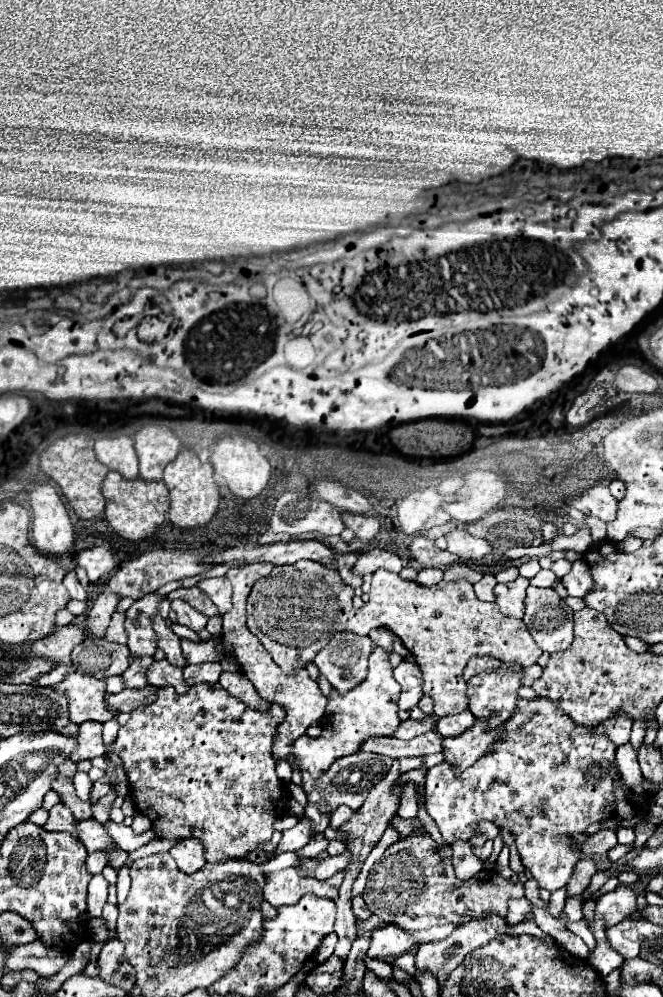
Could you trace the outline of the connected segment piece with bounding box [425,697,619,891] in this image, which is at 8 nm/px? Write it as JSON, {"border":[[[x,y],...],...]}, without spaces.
{"border":[[[519,699],[511,719],[503,723],[501,739],[495,739],[493,749],[483,755],[465,775],[455,777],[453,767],[441,763],[427,771],[425,797],[427,797],[427,813],[439,827],[445,843],[455,843],[459,839],[469,839],[477,827],[477,821],[491,821],[499,829],[511,831],[515,835],[517,851],[521,855],[523,865],[531,871],[533,879],[541,889],[555,891],[565,887],[571,877],[575,863],[581,859],[581,853],[575,853],[571,845],[573,833],[585,831],[591,823],[603,821],[617,811],[615,797],[615,779],[619,779],[615,749],[617,745],[607,737],[607,733],[599,727],[585,727],[569,719],[565,711],[555,707],[549,699]]]}

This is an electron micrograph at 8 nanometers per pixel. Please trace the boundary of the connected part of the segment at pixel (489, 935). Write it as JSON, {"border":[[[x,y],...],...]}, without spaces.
{"border":[[[489,911],[487,915],[483,915],[483,917],[479,917],[479,919],[473,919],[473,921],[469,921],[469,923],[463,923],[463,925],[457,927],[447,939],[437,941],[437,943],[425,943],[425,945],[421,945],[419,951],[417,951],[417,967],[425,967],[425,969],[433,971],[433,973],[439,977],[439,981],[443,981],[445,975],[447,975],[447,971],[455,969],[455,967],[461,963],[461,959],[463,959],[469,951],[473,951],[473,949],[477,949],[481,947],[481,945],[489,943],[489,939],[493,939],[493,937],[497,937],[497,935],[519,936],[524,934],[539,936],[544,941],[547,941],[547,943],[554,942],[554,939],[550,935],[545,935],[539,928],[532,930],[532,921],[523,921],[517,925],[511,926],[505,923],[505,917],[503,917],[503,915]]]}

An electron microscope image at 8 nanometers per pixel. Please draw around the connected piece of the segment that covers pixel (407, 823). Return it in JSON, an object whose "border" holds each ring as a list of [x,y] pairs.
{"border":[[[393,815],[393,817],[391,817],[391,821],[389,821],[389,825],[399,833],[399,841],[403,841],[405,837],[411,837],[415,829],[419,829],[419,831],[425,831],[425,833],[427,833],[425,825],[423,825],[417,817],[415,817],[415,819],[401,819],[399,815]]]}

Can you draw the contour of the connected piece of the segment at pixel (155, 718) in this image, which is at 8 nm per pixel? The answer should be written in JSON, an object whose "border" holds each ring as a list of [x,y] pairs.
{"border":[[[201,683],[201,685],[193,685],[185,695],[177,695],[177,691],[173,691],[173,687],[159,687],[155,691],[157,699],[149,705],[141,705],[137,709],[133,709],[129,721],[119,729],[117,733],[117,741],[113,743],[113,751],[121,757],[123,765],[125,765],[125,771],[127,771],[127,779],[129,779],[129,789],[131,789],[131,795],[133,795],[133,801],[135,801],[135,807],[139,813],[147,815],[153,823],[153,829],[157,831],[159,837],[165,837],[165,839],[181,839],[181,837],[195,837],[203,843],[205,847],[205,859],[209,863],[223,863],[227,859],[243,859],[247,851],[253,851],[259,847],[261,841],[267,841],[271,839],[273,835],[273,823],[277,817],[283,815],[283,810],[288,804],[283,803],[287,795],[287,787],[282,783],[279,784],[281,793],[278,790],[278,785],[275,783],[277,776],[275,775],[275,762],[272,757],[271,747],[274,740],[275,729],[277,725],[281,725],[285,721],[285,711],[281,705],[277,703],[271,703],[271,709],[269,711],[257,711],[257,709],[251,709],[249,705],[245,705],[241,699],[229,695],[219,683],[211,685],[211,683]]]}

